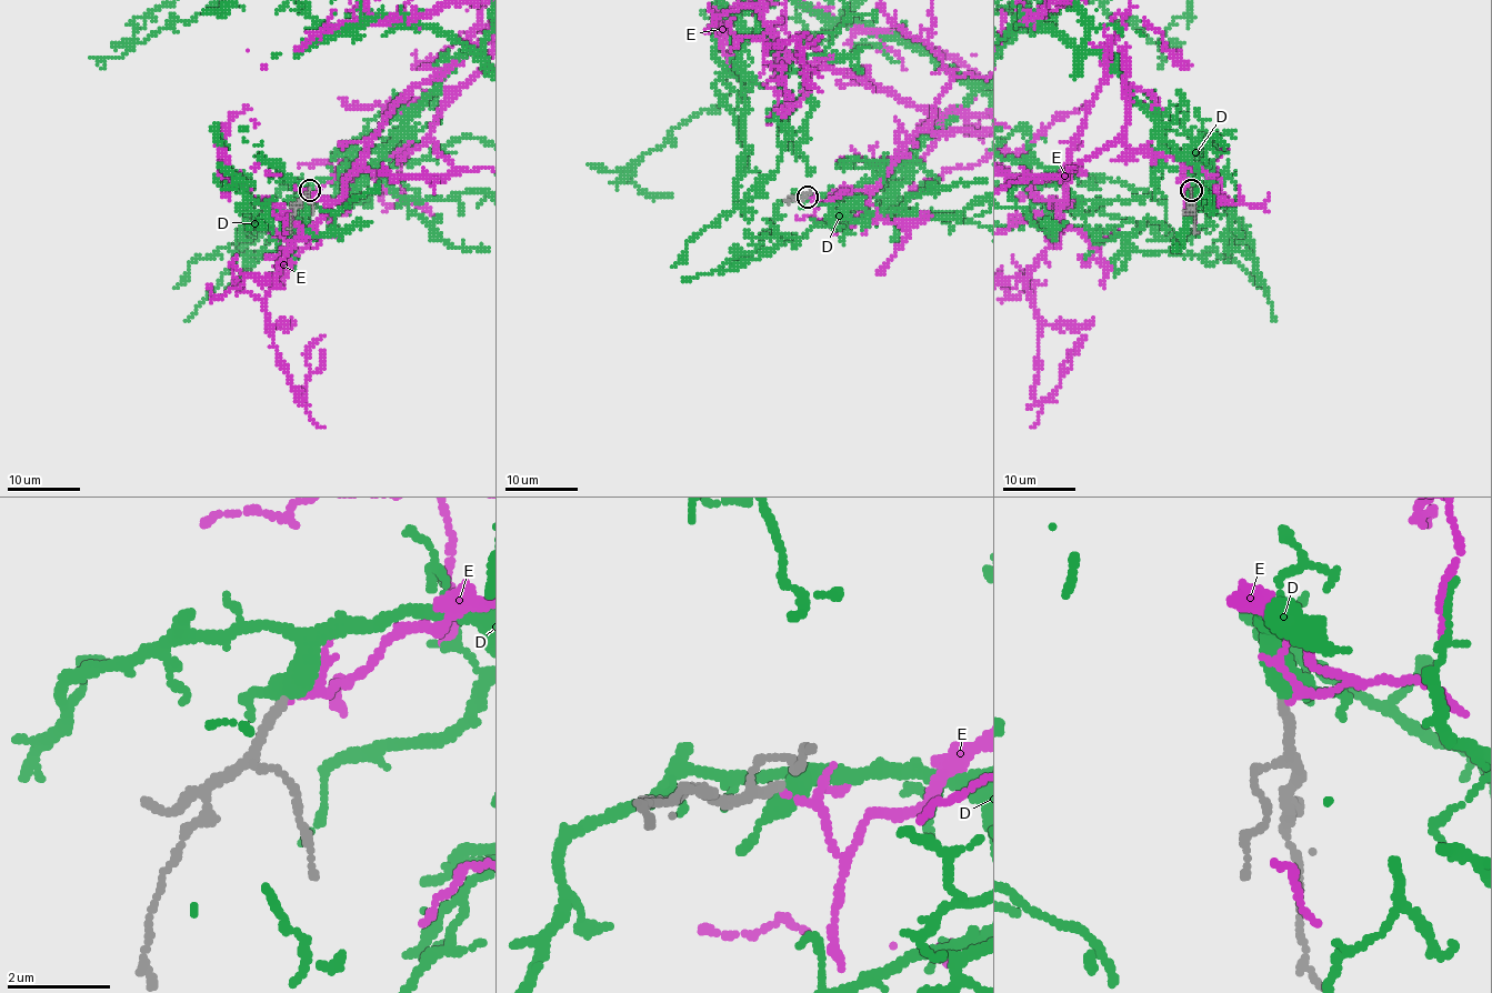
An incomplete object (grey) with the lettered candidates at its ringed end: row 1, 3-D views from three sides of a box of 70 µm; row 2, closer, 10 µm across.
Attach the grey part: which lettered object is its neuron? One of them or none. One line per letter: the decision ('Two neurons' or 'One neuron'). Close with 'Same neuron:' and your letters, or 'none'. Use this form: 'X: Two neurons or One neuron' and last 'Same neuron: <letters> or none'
D: One neuron
E: Two neurons
Same neuron: D

